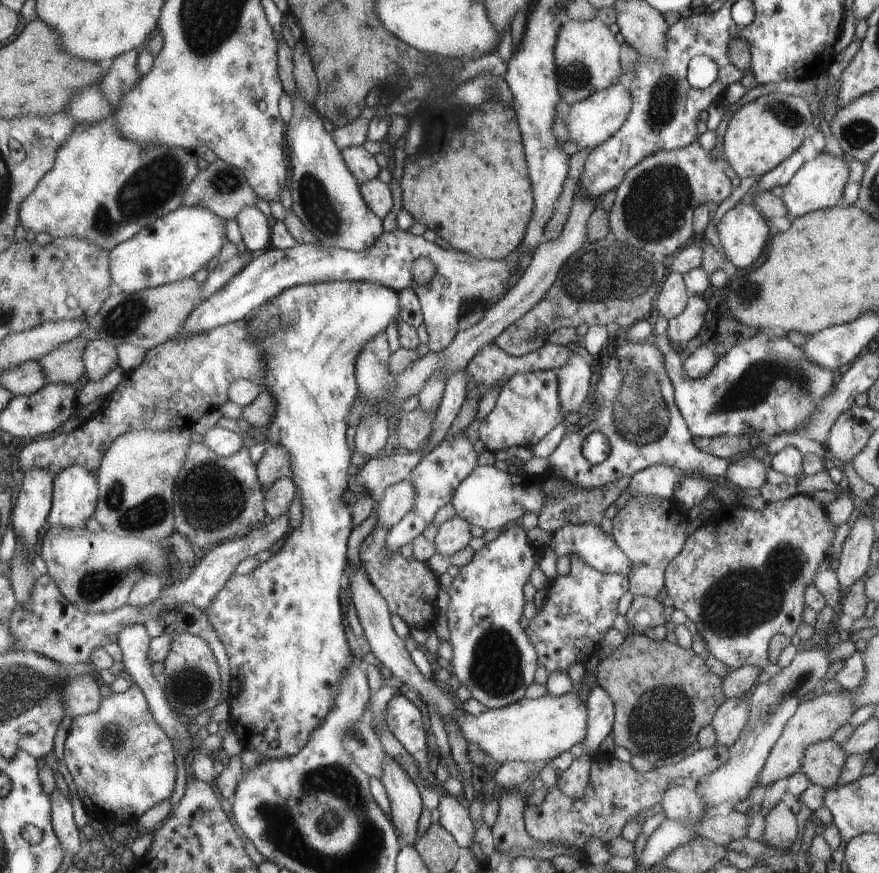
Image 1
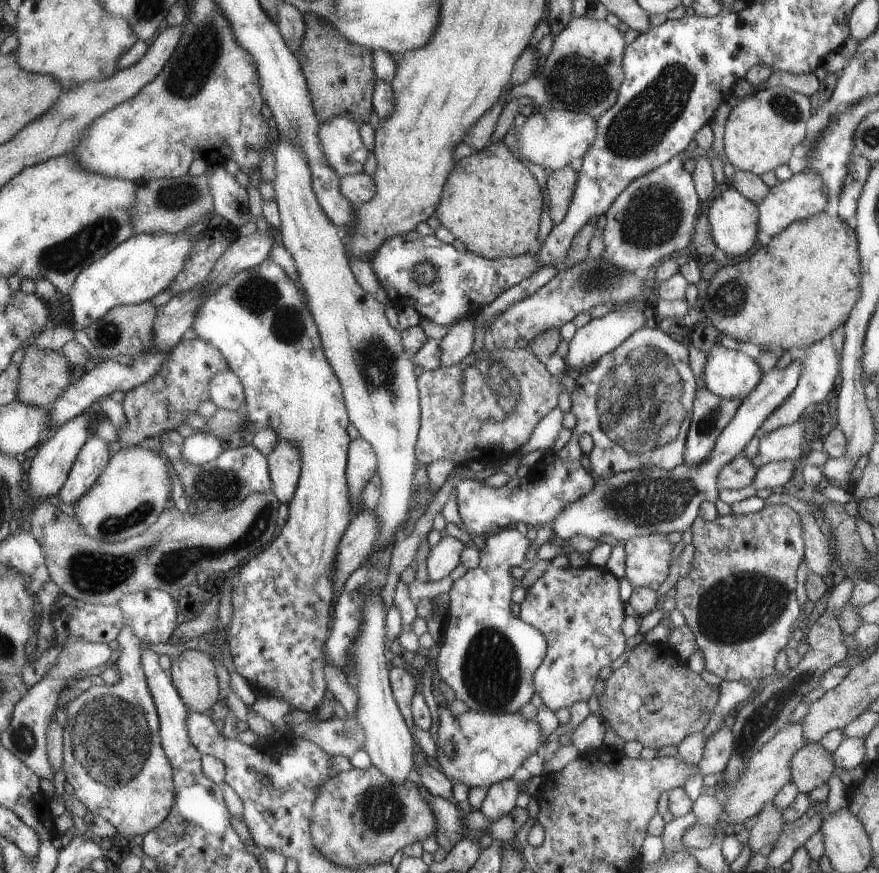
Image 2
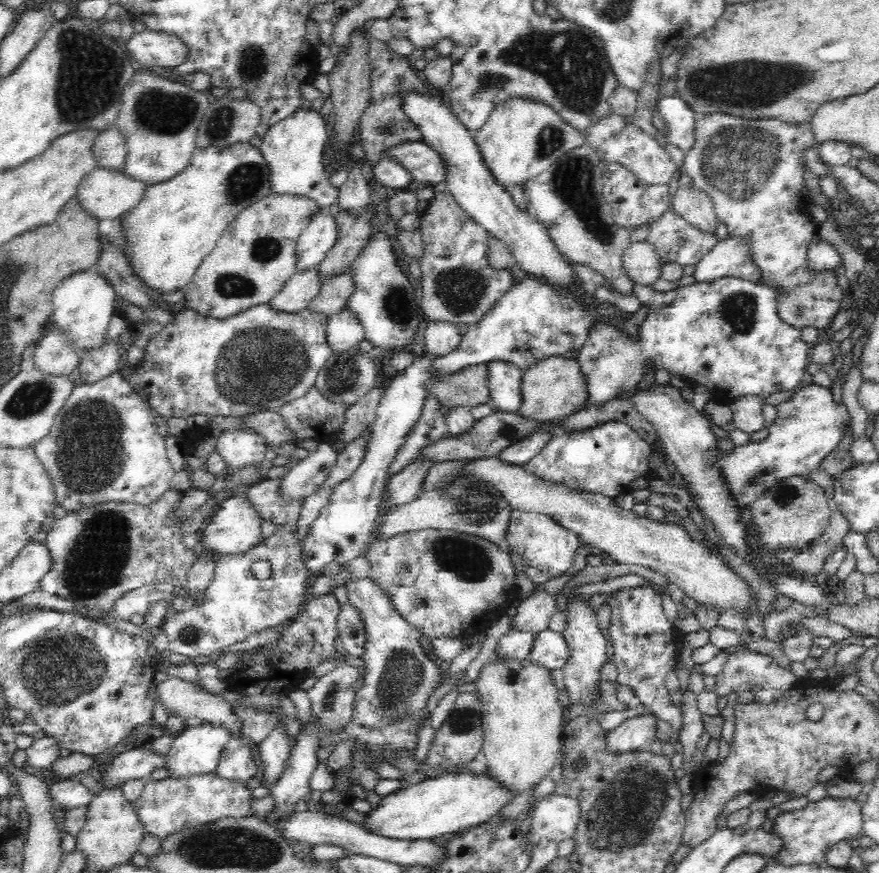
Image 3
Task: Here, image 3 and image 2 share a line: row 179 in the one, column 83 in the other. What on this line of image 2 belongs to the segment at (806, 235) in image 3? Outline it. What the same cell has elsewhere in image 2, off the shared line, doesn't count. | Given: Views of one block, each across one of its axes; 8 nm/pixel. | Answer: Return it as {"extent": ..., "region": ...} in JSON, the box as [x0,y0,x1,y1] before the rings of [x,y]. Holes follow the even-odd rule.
{"extent":[65,626,176,836],"region":[[[126,626],[122,631],[122,634],[117,638],[120,643],[121,649],[117,658],[114,661],[114,666],[117,668],[117,672],[120,675],[120,681],[114,685],[92,685],[89,689],[85,690],[79,697],[71,701],[66,710],[69,715],[67,727],[65,728],[65,774],[67,780],[74,785],[78,798],[88,805],[91,812],[95,814],[101,814],[112,825],[115,825],[118,832],[122,836],[136,836],[136,834],[147,834],[153,828],[159,826],[164,819],[172,812],[172,807],[176,800],[176,788],[175,788],[175,774],[174,765],[171,763],[170,758],[167,756],[166,749],[162,743],[162,733],[159,731],[159,711],[155,705],[155,699],[151,695],[150,686],[147,684],[146,673],[143,670],[142,641],[134,632],[132,628]]]}

